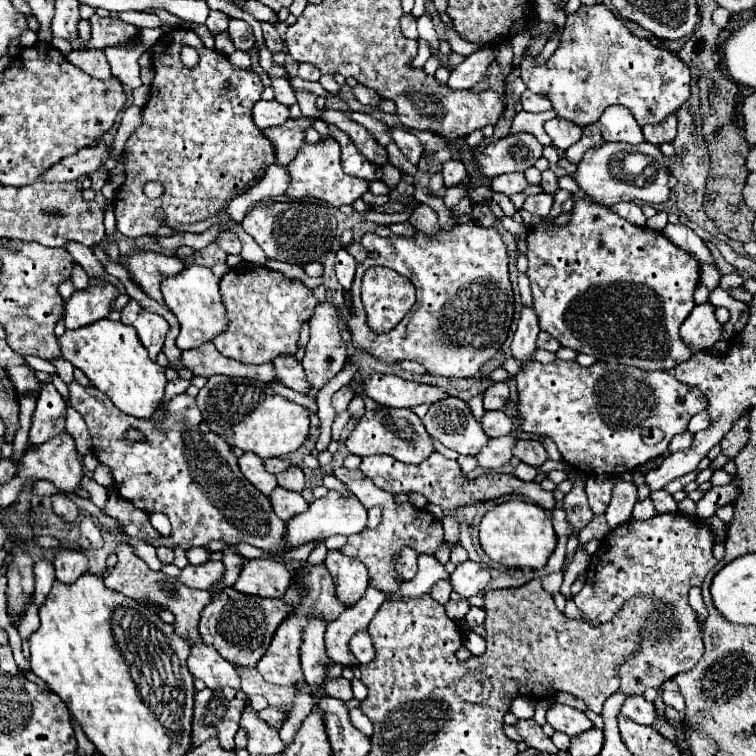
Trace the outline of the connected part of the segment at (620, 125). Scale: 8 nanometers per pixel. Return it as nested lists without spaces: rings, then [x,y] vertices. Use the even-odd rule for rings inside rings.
[[[624,106],[606,108],[598,122],[590,124],[590,126],[584,126],[582,130],[584,130],[582,138],[574,146],[570,146],[570,150],[566,150],[566,158],[572,164],[576,164],[578,158],[582,158],[582,154],[590,146],[596,146],[598,142],[614,140],[614,142],[640,144],[644,140],[642,128],[638,126],[638,122],[630,114],[630,110],[626,110]]]

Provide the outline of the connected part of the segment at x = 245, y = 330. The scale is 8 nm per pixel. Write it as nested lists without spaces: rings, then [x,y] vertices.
[[[242,262],[220,280],[222,304],[226,308],[228,328],[214,338],[218,352],[246,364],[266,364],[278,354],[294,354],[298,348],[300,326],[314,312],[316,298],[300,280],[290,280],[264,266]]]

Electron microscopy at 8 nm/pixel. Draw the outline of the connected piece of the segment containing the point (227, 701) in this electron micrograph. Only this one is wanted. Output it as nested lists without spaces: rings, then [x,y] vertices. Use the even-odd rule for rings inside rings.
[[[204,688],[194,694],[192,718],[192,746],[200,746],[208,738],[216,738],[224,750],[234,750],[234,734],[240,728],[238,718],[246,694],[242,690],[210,690]]]

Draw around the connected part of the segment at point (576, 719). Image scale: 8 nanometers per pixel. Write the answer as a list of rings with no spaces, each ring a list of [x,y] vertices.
[[[554,704],[548,710],[546,720],[554,730],[560,730],[560,732],[568,734],[570,738],[592,728],[592,722],[586,718],[584,712],[572,708],[572,706],[566,706],[566,704]]]

